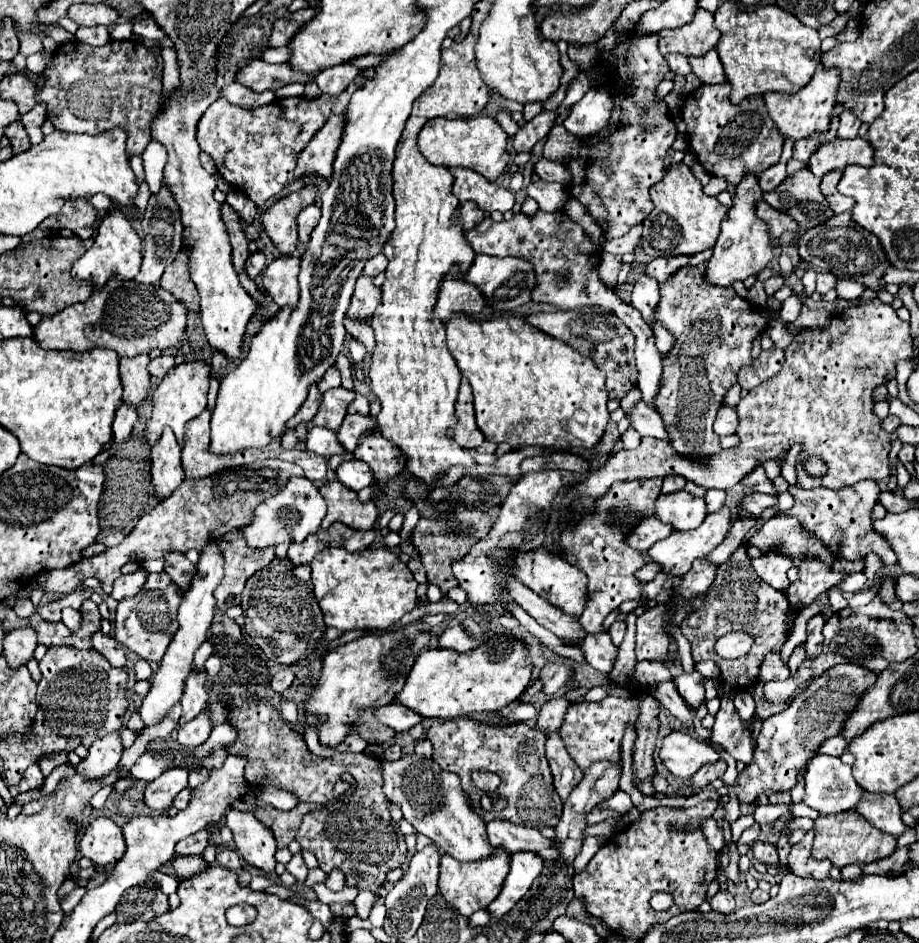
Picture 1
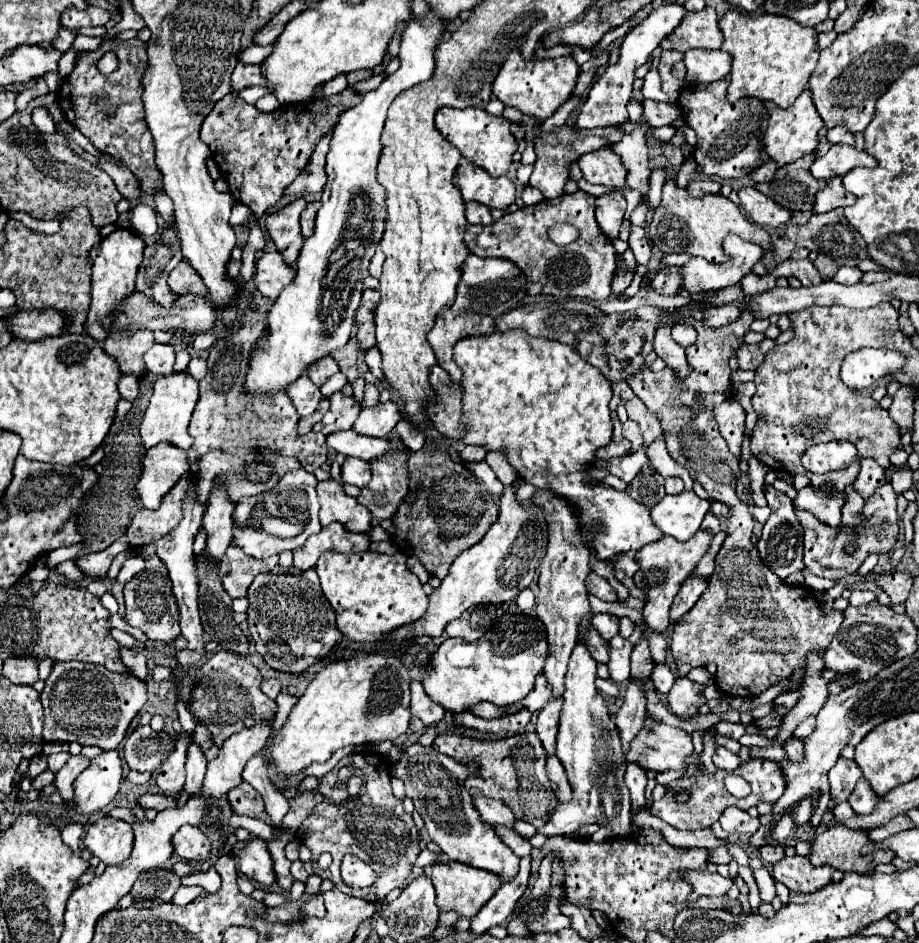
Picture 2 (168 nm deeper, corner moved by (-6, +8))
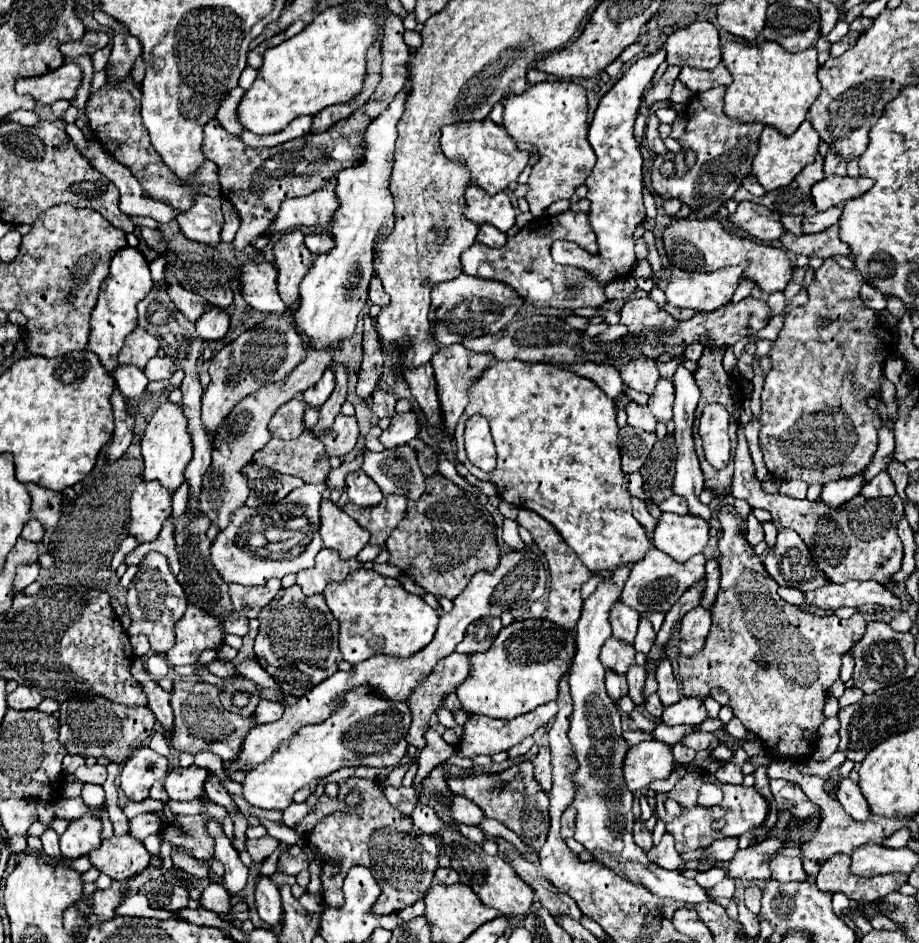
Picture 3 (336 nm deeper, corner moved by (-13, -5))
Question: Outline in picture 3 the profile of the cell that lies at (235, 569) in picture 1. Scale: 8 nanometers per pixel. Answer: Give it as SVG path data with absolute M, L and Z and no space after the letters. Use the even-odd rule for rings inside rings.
M268 580L264 586L240 586L240 584L230 584L230 598L234 608L246 616L246 618L256 618L268 602L274 600L274 596L280 592L280 580Z

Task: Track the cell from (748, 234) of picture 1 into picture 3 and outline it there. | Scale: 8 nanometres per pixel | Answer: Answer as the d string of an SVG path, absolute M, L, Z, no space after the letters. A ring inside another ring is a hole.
M740 264L740 266L728 266L728 268L706 274L706 272L688 272L688 270L680 270L674 266L664 266L658 274L652 272L650 280L654 282L654 286L658 286L666 294L668 304L676 308L690 308L696 312L712 312L724 306L726 302L730 302L734 290L740 284L740 276L744 268L746 264Z

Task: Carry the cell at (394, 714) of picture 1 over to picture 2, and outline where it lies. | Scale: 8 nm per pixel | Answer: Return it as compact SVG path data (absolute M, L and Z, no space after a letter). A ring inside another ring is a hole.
M417 681L411 683L411 703L409 703L411 717L419 717L427 727L441 721L445 715L445 709L429 699L429 695L423 691L423 685Z

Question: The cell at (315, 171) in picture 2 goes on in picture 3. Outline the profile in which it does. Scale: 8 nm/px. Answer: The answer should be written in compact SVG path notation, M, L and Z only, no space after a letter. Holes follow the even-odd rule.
M330 180L328 186L324 186L318 192L312 192L310 196L286 200L280 206L280 212L270 224L270 228L260 238L254 238L250 246L254 246L256 250L264 250L270 244L274 234L284 234L288 230L290 232L298 228L308 228L312 232L330 230L332 214L340 206L340 202L336 202L336 196L334 196L334 186L336 186L336 180Z

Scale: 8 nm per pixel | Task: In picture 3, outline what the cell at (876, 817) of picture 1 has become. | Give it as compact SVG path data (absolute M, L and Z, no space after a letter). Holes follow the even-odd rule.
M842 778L838 782L838 788L836 788L836 798L838 802L844 806L844 810L848 810L848 814L854 818L854 820L866 820L870 816L870 808L866 804L866 798L862 796L860 788L856 782L852 782L850 778Z

